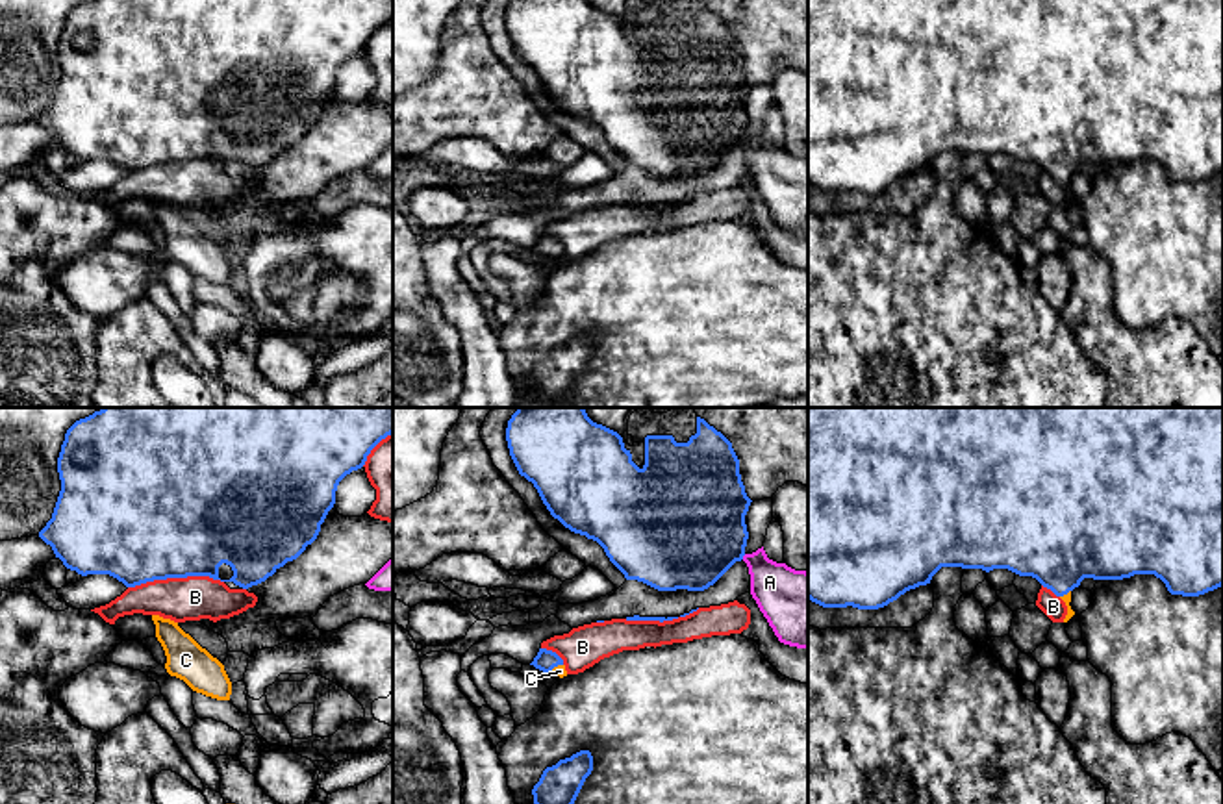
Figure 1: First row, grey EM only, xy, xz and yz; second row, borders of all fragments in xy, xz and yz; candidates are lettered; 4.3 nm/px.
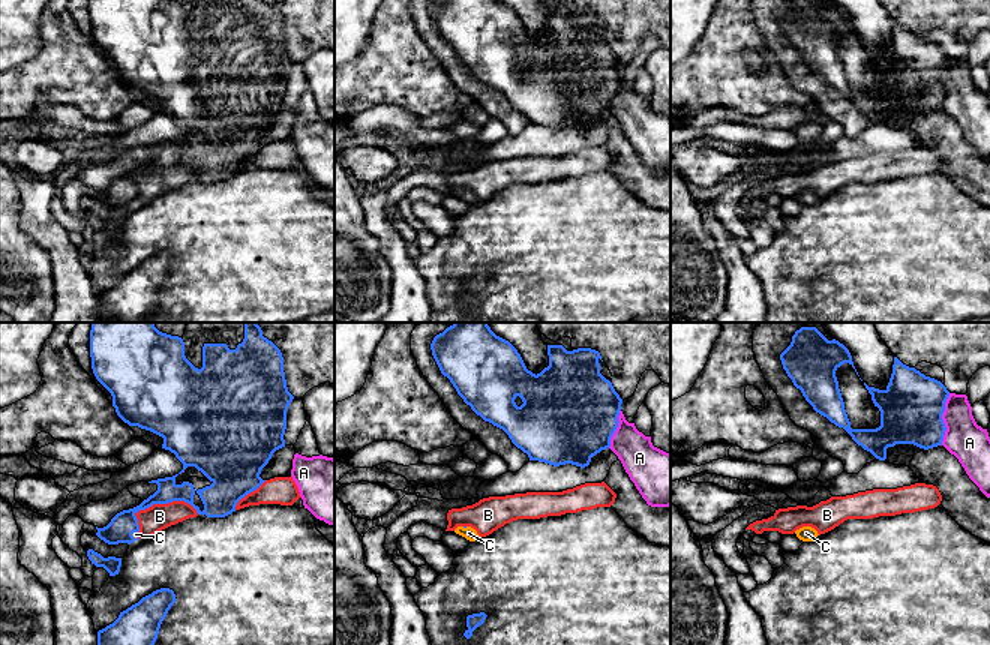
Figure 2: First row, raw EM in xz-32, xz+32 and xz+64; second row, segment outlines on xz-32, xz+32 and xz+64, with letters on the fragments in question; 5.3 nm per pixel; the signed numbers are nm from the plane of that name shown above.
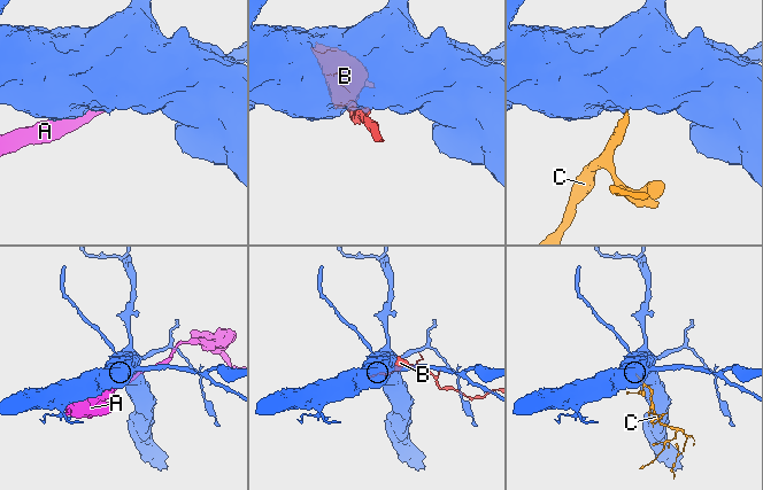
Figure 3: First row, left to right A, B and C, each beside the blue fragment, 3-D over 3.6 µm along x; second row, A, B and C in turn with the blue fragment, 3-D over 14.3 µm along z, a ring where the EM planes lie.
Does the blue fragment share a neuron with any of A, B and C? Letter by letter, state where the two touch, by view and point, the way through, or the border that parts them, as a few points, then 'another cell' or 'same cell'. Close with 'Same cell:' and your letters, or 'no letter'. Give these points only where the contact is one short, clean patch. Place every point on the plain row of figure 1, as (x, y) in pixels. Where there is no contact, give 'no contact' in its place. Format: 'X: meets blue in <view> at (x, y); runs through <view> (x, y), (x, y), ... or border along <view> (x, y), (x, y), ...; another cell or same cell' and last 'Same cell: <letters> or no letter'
A: meets blue in xz at (743, 139); border along xz (745, 139), (742, 143); another cell
B: meets blue in xy at (175, 162); another cell
C: meets blue in xz at (554, 251); runs through xz (545, 245), (554, 251), (560, 256); same cell
Same cell: C

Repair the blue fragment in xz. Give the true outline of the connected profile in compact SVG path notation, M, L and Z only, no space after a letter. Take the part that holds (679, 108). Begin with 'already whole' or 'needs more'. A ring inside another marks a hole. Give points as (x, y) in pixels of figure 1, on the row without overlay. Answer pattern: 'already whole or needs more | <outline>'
needs more | M511 0L510 41L554 104L597 126L626 165L704 176L745 141L750 83L732 28L697 0L630 0L634 30L587 0Z

